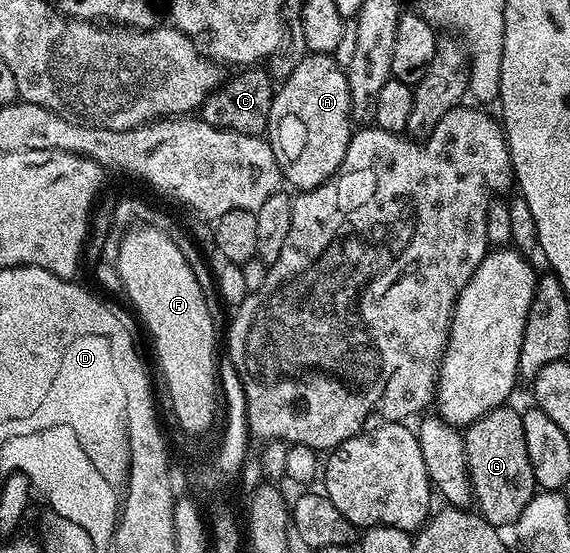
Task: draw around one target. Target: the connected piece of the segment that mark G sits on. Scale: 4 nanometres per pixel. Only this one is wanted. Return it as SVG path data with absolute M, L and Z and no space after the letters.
M508 408L491 409L463 430L475 508L480 516L497 527L512 527L538 492L534 467L530 467L530 451L526 451L524 418L519 408Z

